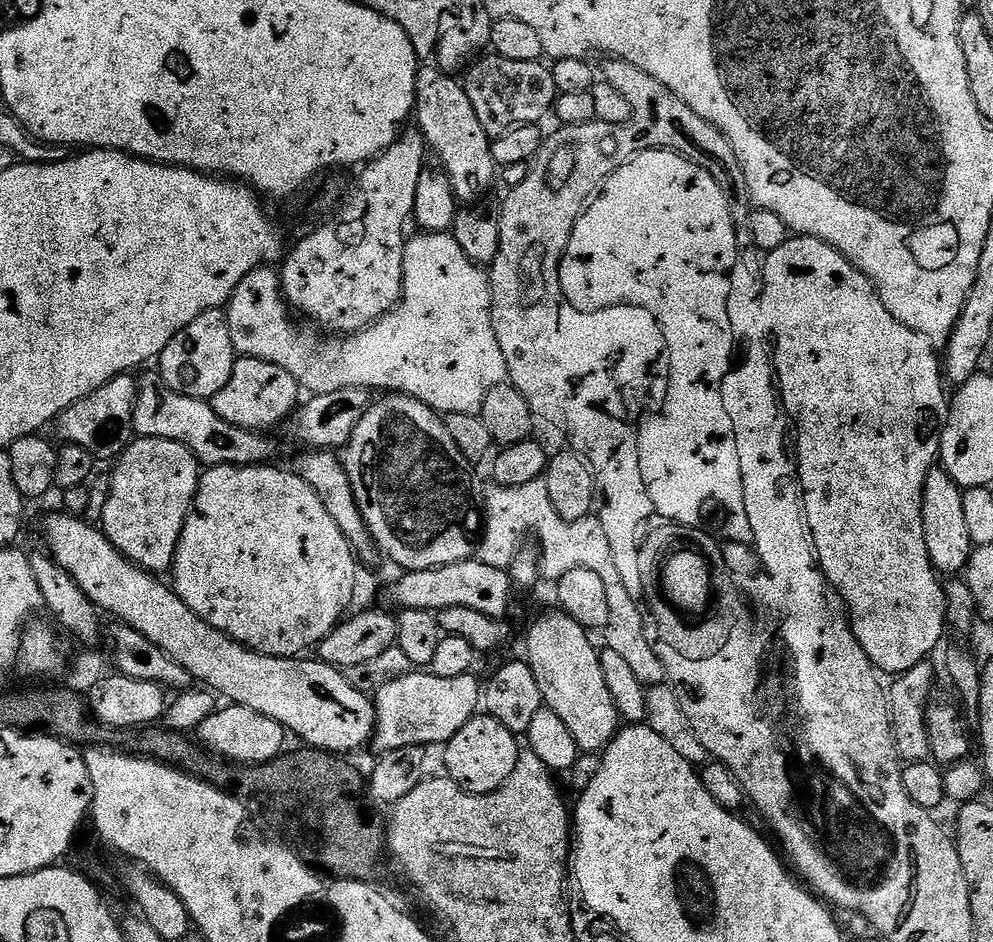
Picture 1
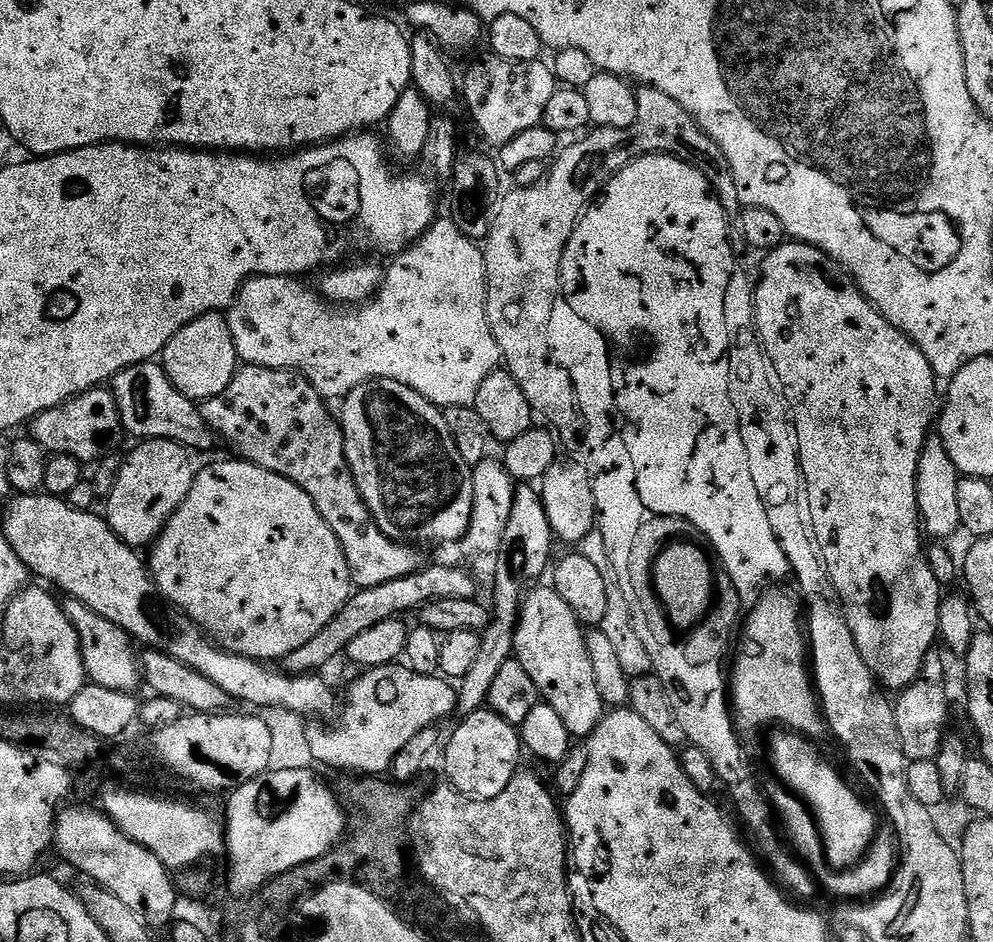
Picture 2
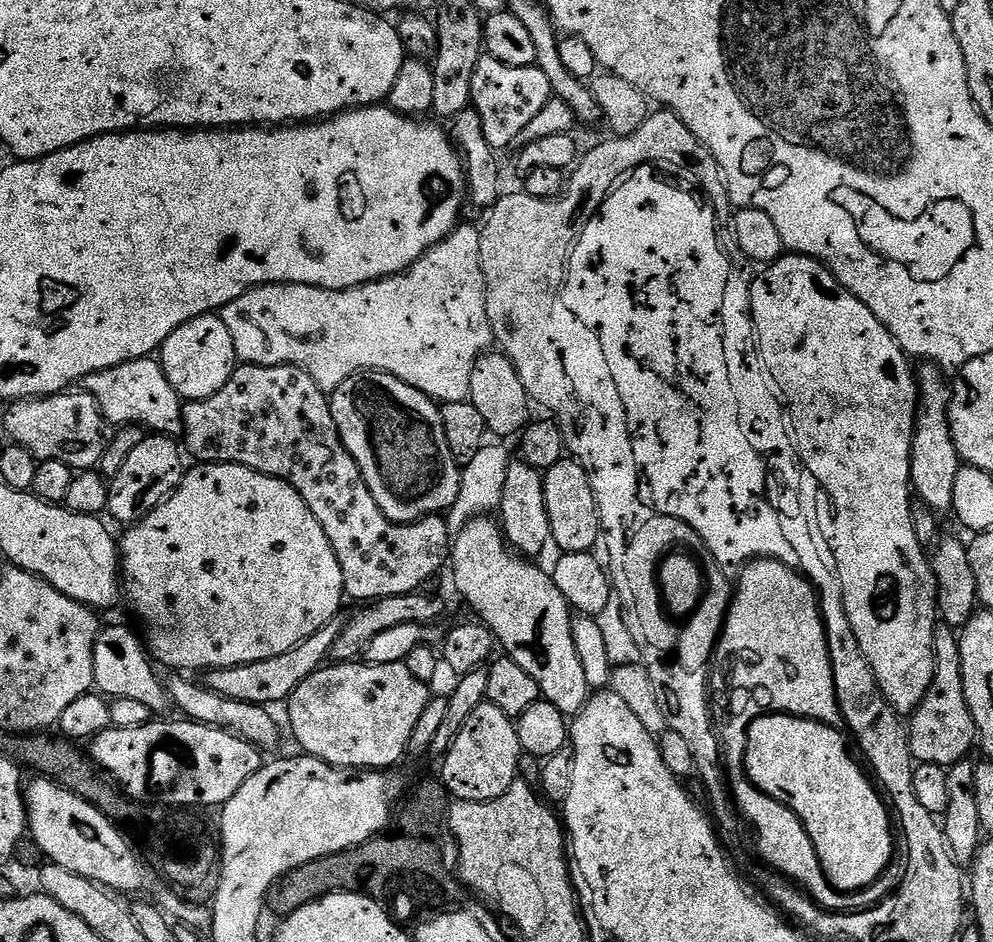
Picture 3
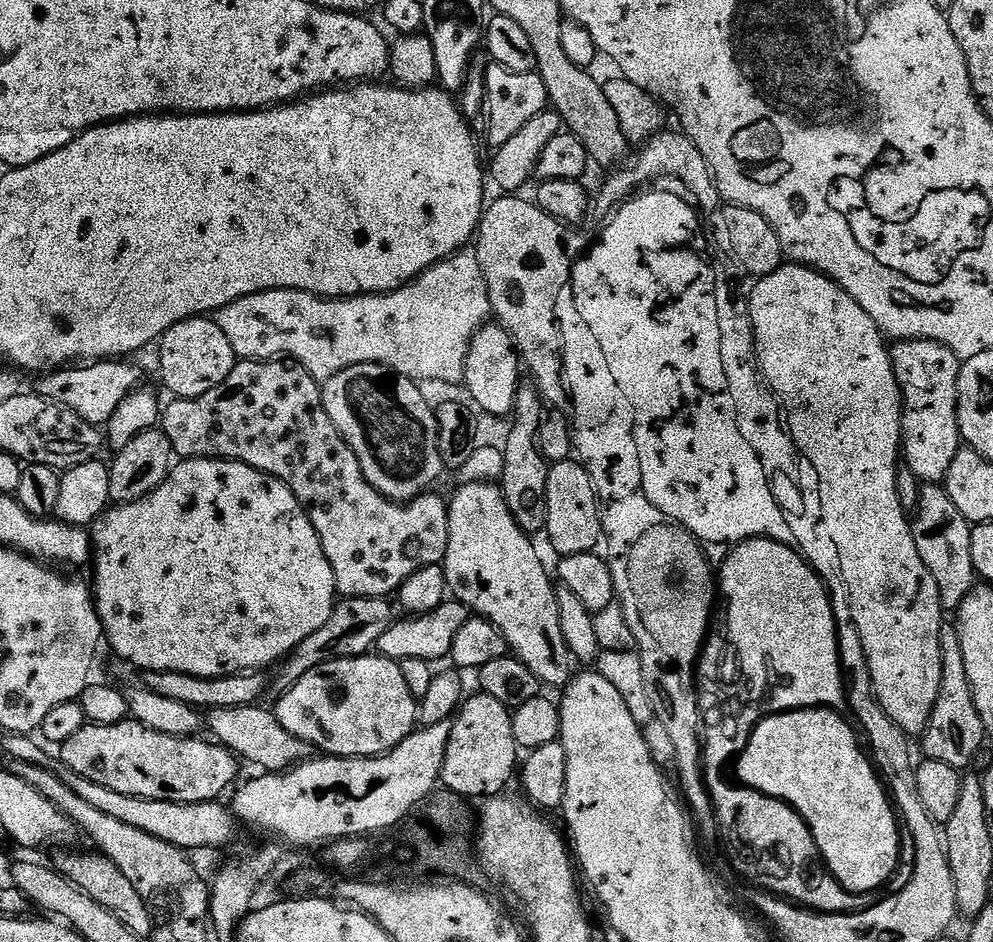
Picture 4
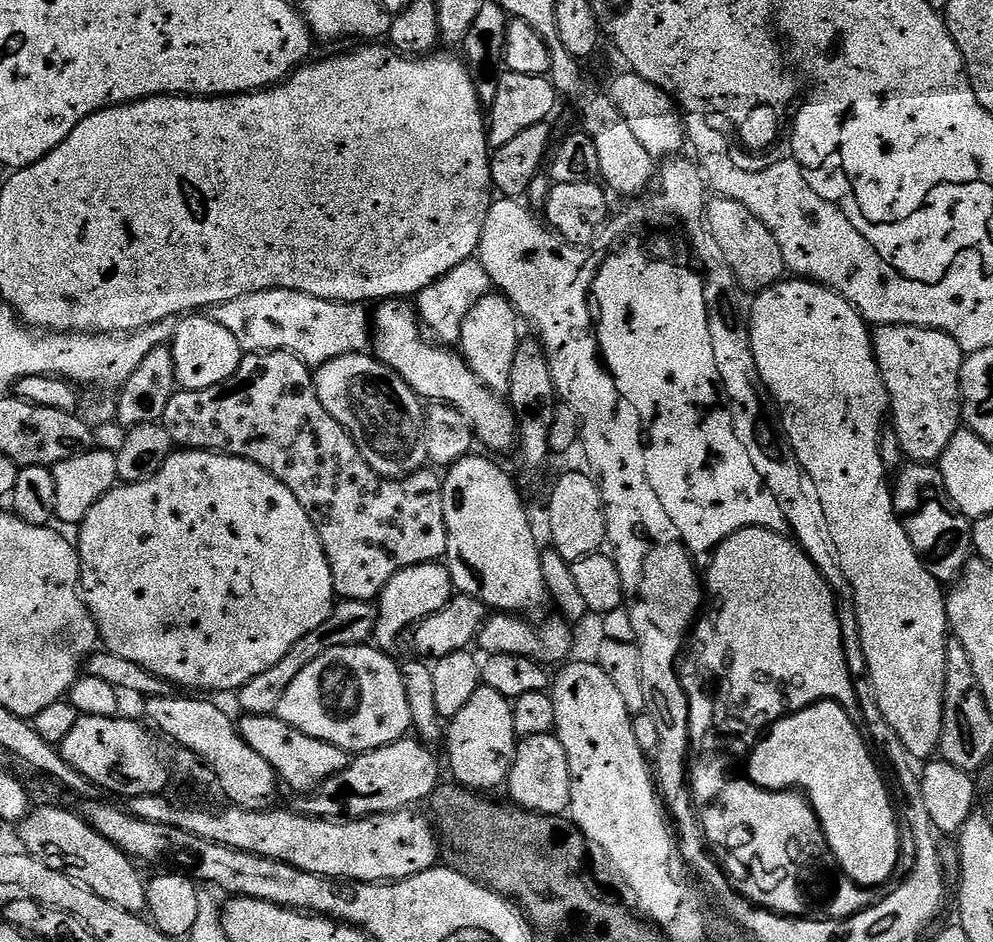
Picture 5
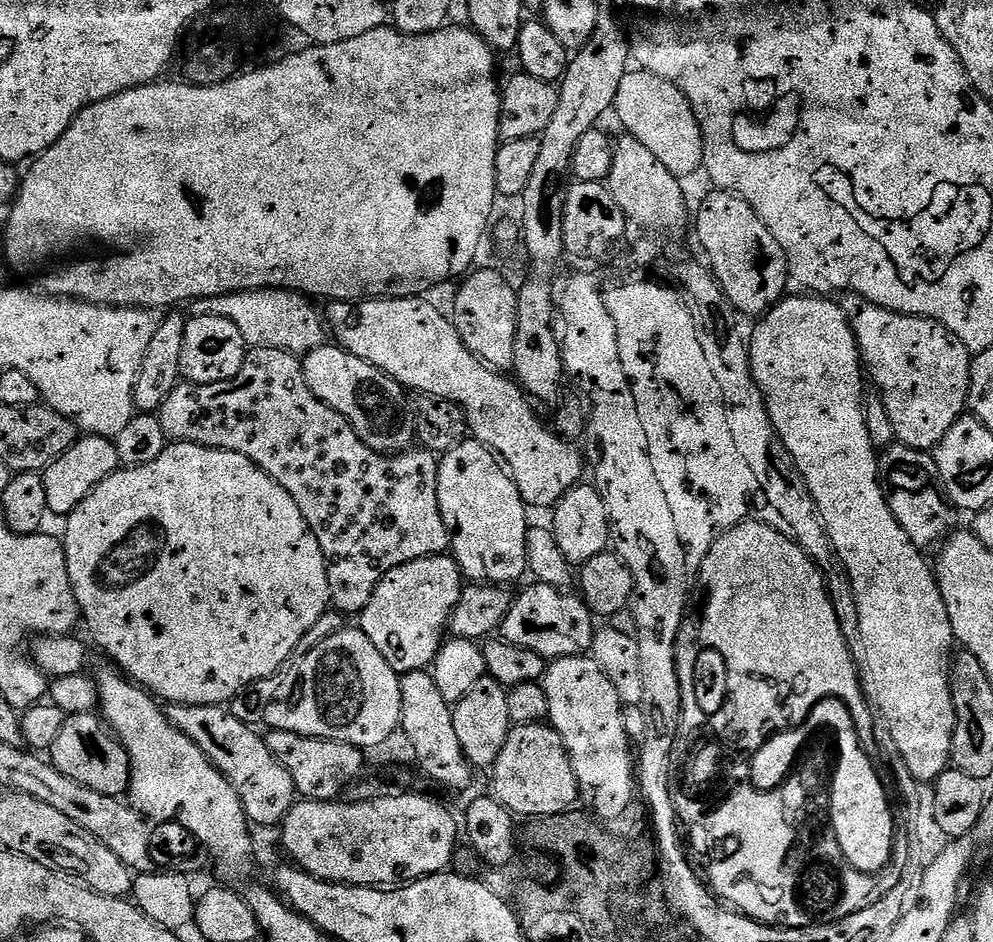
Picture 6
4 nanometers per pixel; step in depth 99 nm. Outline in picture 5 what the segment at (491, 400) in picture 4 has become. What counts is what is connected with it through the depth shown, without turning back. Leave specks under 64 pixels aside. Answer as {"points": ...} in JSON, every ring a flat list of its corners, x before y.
{"points":[[495,290,489,291,488,295,481,298,474,310,466,314,466,322,462,322,459,351,468,361,469,370,491,392,507,394,510,390,510,370,514,367,514,354,521,341,520,327,522,324,516,315,516,307]]}

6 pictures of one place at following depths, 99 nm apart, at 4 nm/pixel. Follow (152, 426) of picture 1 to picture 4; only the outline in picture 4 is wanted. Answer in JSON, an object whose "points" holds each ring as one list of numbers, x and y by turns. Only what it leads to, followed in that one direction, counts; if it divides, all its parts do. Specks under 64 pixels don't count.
{"points":[[119,359,88,362,83,366,65,366,41,375,34,388,35,395,45,400,53,400,64,406,70,406,76,414,82,414,91,424,107,425,108,419,122,406,122,402,138,387,141,387,140,372,132,362]]}

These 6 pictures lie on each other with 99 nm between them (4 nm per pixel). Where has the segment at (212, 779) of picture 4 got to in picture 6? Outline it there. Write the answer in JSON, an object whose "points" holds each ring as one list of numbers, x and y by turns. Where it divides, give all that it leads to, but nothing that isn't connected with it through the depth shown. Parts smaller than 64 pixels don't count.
{"points":[[96,712,65,715,62,730,50,749,50,761,66,778,73,779,99,794,123,797,130,786,132,763,120,739]]}

